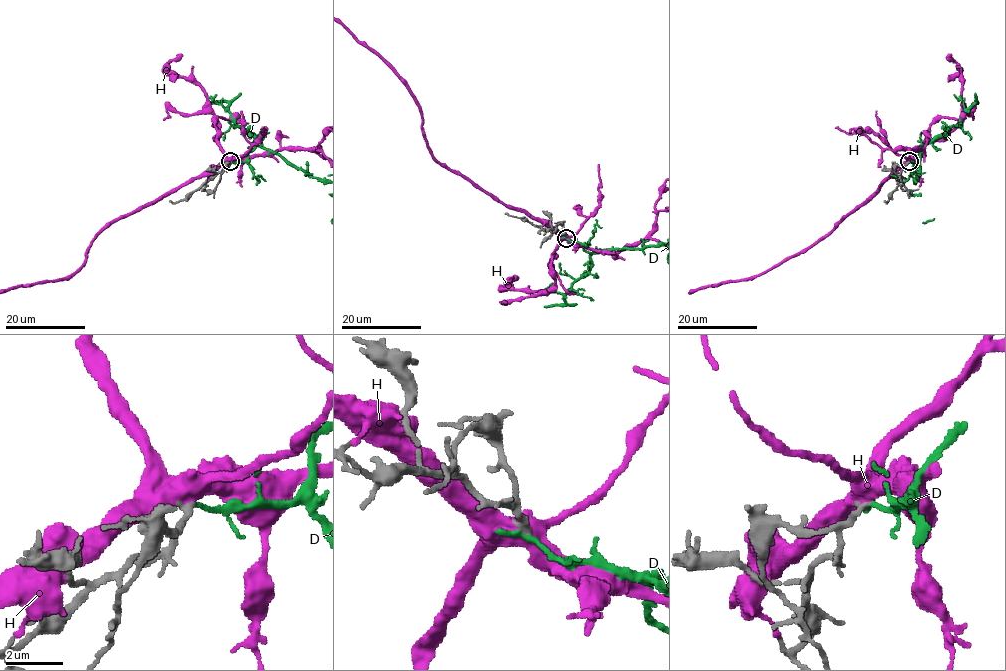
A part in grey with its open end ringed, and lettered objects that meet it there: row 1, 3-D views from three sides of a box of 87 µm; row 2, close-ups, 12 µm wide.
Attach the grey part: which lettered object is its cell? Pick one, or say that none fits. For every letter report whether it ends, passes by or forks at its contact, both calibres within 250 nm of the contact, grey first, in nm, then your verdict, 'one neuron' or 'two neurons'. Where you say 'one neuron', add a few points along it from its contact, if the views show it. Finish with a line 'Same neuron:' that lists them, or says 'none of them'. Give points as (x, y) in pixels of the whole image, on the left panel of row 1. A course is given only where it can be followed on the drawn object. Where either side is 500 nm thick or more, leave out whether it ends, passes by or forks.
D: it ends | 240/240 nm | two neurons
H: it forks | 260/460 nm | two neurons
Same neuron: none of them

